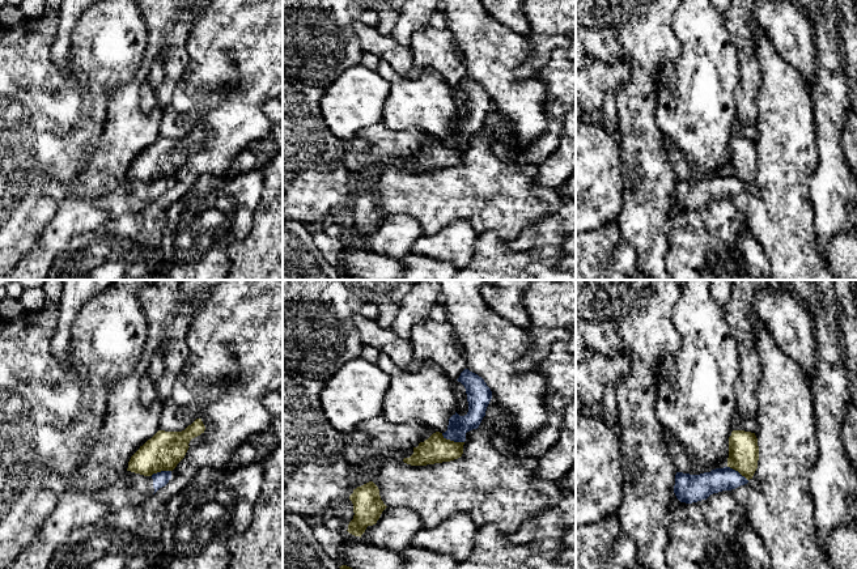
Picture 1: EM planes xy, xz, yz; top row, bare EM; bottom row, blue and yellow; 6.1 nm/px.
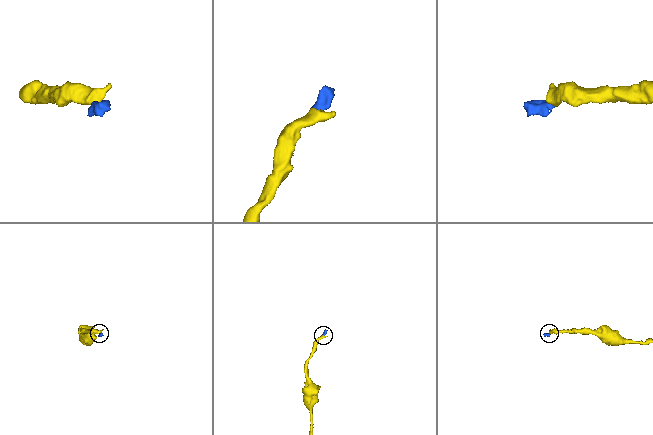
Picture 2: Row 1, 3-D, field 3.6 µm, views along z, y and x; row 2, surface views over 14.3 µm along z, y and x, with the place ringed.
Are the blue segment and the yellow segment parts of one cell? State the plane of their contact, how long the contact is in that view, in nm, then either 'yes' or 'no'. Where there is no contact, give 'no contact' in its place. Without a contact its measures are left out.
meets blue in xz; contact 160 nm long; no

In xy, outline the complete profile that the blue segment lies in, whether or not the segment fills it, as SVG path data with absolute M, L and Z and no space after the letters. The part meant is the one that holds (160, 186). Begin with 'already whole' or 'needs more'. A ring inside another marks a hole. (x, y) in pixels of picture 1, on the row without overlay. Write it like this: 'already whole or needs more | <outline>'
needs more | M126 178L119 186L97 198L93 205L109 213L110 218L118 218L126 213L143 211L171 186L171 178L161 178L152 183L144 183Z

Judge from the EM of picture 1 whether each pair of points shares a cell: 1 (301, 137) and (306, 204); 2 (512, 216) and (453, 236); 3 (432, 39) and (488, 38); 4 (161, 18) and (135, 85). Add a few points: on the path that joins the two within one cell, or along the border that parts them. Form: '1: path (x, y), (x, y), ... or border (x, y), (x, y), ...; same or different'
1: path (301, 155), (301, 169), (306, 177), (306, 187); same
2: border (442, 229), (454, 221), (467, 221), (478, 234); different
3: border (446, 28), (454, 38), (466, 68); different
4: path (161, 35), (144, 68); same

